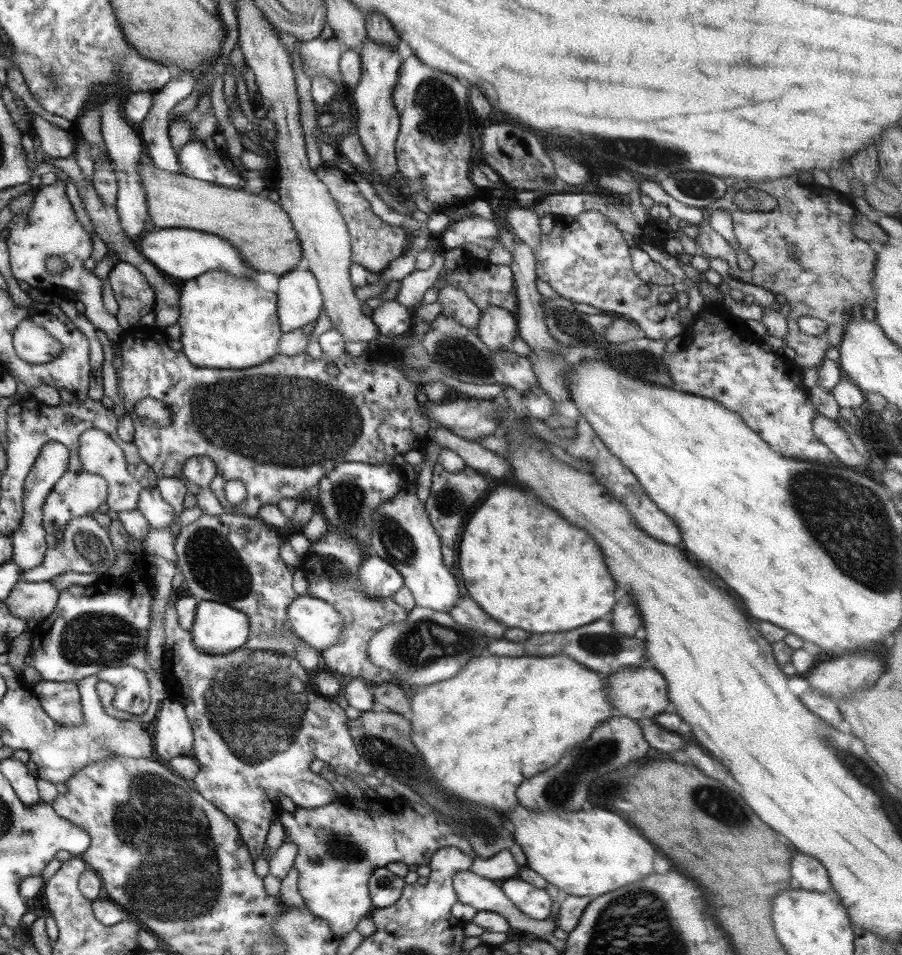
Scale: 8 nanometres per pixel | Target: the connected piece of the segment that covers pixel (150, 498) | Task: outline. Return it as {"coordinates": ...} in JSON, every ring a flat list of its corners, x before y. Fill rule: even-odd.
{"coordinates":[[156,486,140,489,136,509,146,518,151,531,169,527,173,520,173,509,162,499]]}

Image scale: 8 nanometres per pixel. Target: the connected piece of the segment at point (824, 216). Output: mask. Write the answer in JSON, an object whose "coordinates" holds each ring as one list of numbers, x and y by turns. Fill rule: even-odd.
{"coordinates":[[785,176,781,180,771,180,771,186,764,187,767,194,760,191,762,190,760,185,747,186,747,184,749,183,735,180,730,187,726,187,724,195,719,200,713,201,709,208,702,209,703,221,698,224,698,235,694,238,699,246,699,254,705,258,725,260,730,277,769,290,783,303,788,304,790,309,786,314,787,332,784,342,785,346,795,351,795,357,790,362,801,369,817,367,825,356,824,350,829,347,836,348,839,344,844,333,844,320,851,318,849,315,851,306,857,305,863,308,868,304,873,305,874,294,871,290,870,278,876,254,869,248,868,243,851,232,856,210,851,204,847,204,847,216,845,216,845,204,839,201,840,192,836,194,831,188,826,188,821,190,820,194,814,193,805,186,795,184,793,180,785,180],[715,211,723,211,729,215,734,236,732,241,719,236,709,226,708,216,710,212,715,213],[791,244,795,244,797,248,797,260,791,258,787,252,787,246],[739,250,743,250,753,260,754,263,750,270,742,270,737,265],[799,316,813,316,821,319,821,322,826,324,824,332,820,335,802,333,796,325]]}

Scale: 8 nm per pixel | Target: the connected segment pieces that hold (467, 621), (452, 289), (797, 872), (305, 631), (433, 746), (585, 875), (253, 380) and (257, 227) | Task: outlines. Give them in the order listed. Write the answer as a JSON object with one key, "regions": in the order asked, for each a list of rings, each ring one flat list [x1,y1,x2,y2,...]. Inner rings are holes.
{"regions":[[[459,600,448,610,448,613,455,623,469,630,475,630,485,638,501,638,505,632,505,626,487,618,473,600]],[[442,284,436,301,441,305,440,314,442,316,452,318,459,326,468,328,473,334,476,334,481,312,462,290,450,284]],[[797,854,791,860,790,876,794,884,803,890,811,892,825,892,831,890,830,880,825,868,817,860,811,860,805,854]],[[296,596,287,607,293,636,316,651,333,646,343,629,341,615,330,604,311,596]],[[477,656,471,658,453,678,426,685,415,696,411,696,408,721,411,742,423,758,422,763,427,768,432,786,434,784,447,794,467,800,475,806,509,810,513,804,517,804,513,796,517,784,521,784,523,778,553,766,565,748,581,742,593,730,593,724,614,713,634,720,654,717,663,713,669,704,663,677,651,667,623,667,601,676,569,660,567,656]],[[517,804,513,810,509,810,507,818,513,824,510,826,512,836,521,846,526,866,551,886,556,886,562,896,594,898,633,880,639,880,651,872,651,858,655,852,653,846,645,838,641,838,639,832,625,820,607,810,591,808,589,812,531,812]],[[137,324,125,331,119,339,119,346,121,371,117,381,123,392,125,413,130,415,133,423,132,443,138,448,140,459,158,479,176,478,185,485,188,493,194,495,200,489,199,485,187,481,181,470,187,458,207,456,218,467,208,487,225,514,255,517,263,505,276,505,282,498,304,498,306,490,318,484,318,480,338,464,387,464,395,454,419,450,430,442,428,420,418,410,417,384,408,381,399,369,395,369,393,356,389,362,379,362,367,354,364,364,344,351,333,361,338,375,332,377,325,372,325,366,330,364,325,355,313,360,306,352,294,356,281,356,277,352,270,361,241,370,197,368,180,350,169,349,167,337,159,334,156,328],[145,397,154,398,169,409,167,426,146,426,135,414,135,404],[227,480,243,482,246,488,243,502,231,506,225,500,222,488]],[[139,162,136,171,140,176,147,215,155,230,187,228,214,234,230,242,252,270,272,272,278,278,295,268,302,258,298,236,287,214,278,203,269,201,265,194,218,187,181,173,167,172,152,163]]]}

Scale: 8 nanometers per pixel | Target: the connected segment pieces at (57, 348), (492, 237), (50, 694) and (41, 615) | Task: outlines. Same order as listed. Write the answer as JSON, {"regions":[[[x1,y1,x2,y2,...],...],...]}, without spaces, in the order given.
{"regions":[[[31,318,17,323,12,332,12,347,17,357,29,365,51,362,62,352,62,346]],[[463,216,451,221,438,234,439,244,444,251,453,248,463,249,467,242,481,246,487,251,498,240,499,223,494,220,482,220,474,216]],[[40,680,33,686,43,712,57,724,77,726,83,722,78,685,74,682]],[[20,580,4,604,23,621,42,622,55,609,58,591,49,582,23,582]]]}

